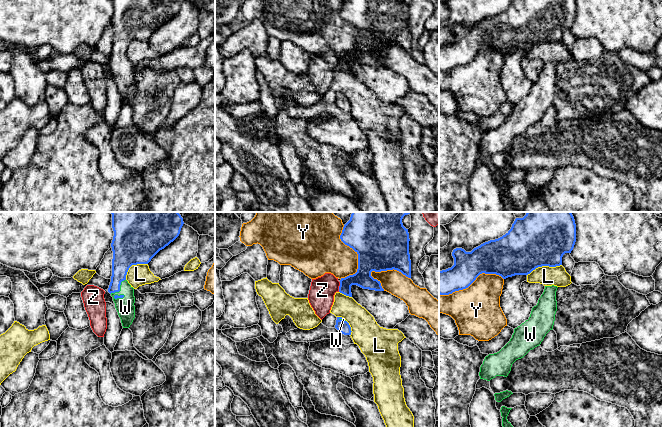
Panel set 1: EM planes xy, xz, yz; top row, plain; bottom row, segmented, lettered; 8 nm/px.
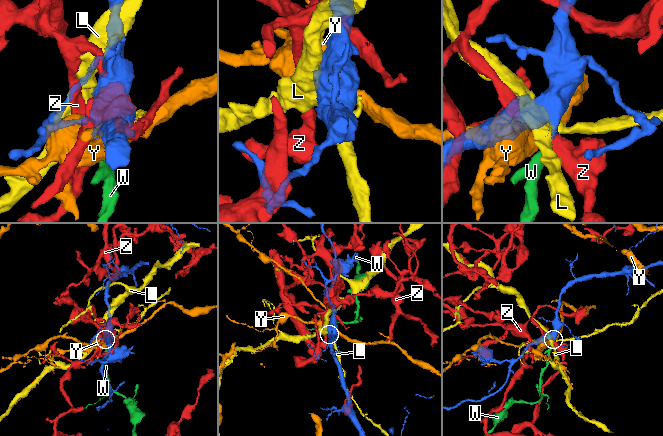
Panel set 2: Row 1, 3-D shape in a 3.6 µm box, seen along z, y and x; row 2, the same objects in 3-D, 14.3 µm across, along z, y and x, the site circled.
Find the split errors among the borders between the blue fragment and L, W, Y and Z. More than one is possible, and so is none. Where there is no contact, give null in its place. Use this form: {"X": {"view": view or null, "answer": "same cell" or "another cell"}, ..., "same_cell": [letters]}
{"L": {"view": "yz", "answer": "another cell"}, "W": {"view": "xy", "answer": "same cell"}, "Y": {"view": "xz", "answer": "another cell"}, "Z": {"view": "xz", "answer": "another cell"}, "same_cell": ["W"]}

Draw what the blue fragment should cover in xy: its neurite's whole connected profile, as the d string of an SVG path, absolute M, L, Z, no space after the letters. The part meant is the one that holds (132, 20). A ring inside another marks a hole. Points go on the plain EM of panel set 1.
M112 0L114 7L111 19L113 35L108 68L113 73L123 104L129 104L135 94L134 64L126 56L129 44L132 41L148 40L160 26L179 12L182 2L183 0Z

